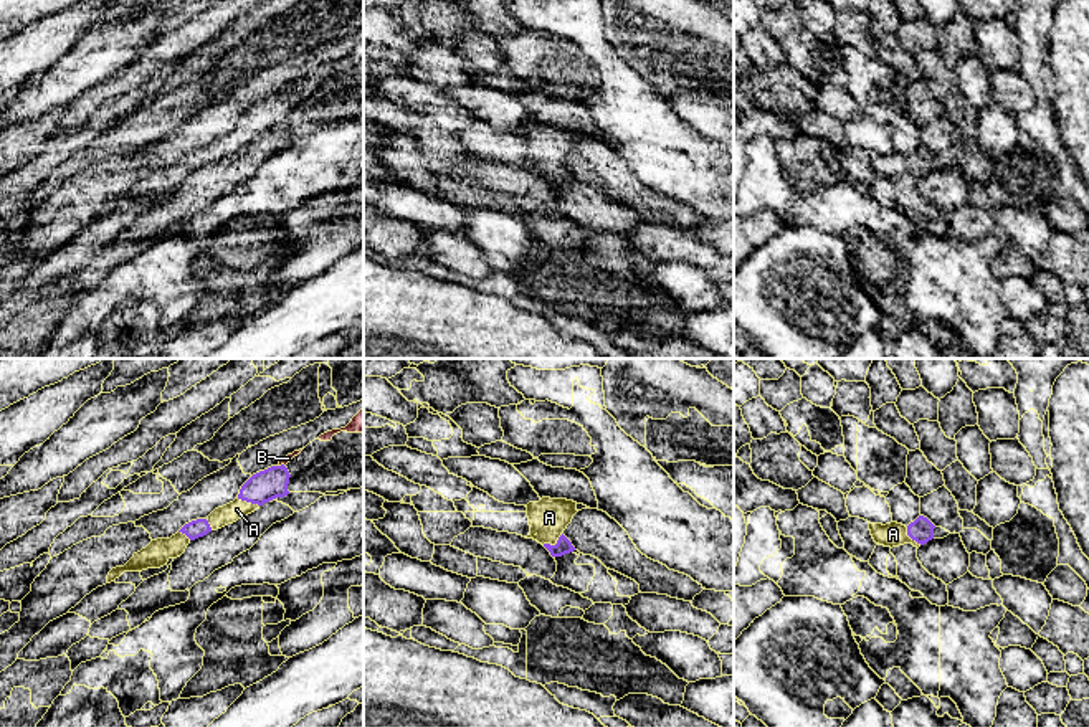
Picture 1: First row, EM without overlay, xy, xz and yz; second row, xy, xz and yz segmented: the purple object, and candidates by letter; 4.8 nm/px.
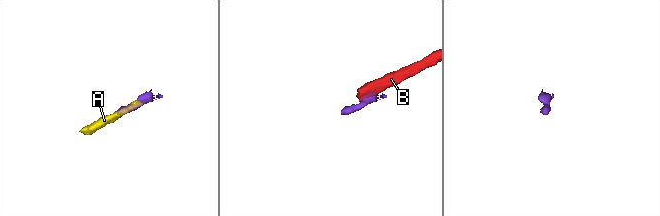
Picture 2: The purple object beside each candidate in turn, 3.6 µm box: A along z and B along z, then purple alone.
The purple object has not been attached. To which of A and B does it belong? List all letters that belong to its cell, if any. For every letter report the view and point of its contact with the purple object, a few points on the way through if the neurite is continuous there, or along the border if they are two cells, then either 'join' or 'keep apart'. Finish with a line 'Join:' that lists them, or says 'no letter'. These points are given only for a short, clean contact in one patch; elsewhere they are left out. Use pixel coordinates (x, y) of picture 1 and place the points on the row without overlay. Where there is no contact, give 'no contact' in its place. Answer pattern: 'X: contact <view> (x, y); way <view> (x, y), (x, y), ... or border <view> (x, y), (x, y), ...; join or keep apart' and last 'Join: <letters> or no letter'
A: contact xz (552, 175); way xz (564, 175), (552, 175), (549, 147); join
B: contact xy (281, 95); border xy (285, 95), (278, 96); keep apart
Join: A

